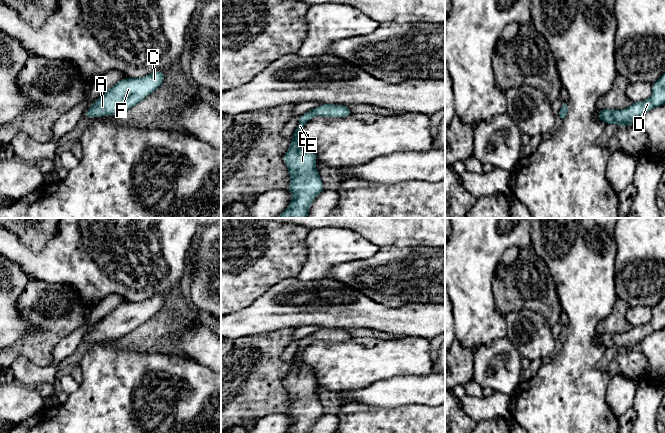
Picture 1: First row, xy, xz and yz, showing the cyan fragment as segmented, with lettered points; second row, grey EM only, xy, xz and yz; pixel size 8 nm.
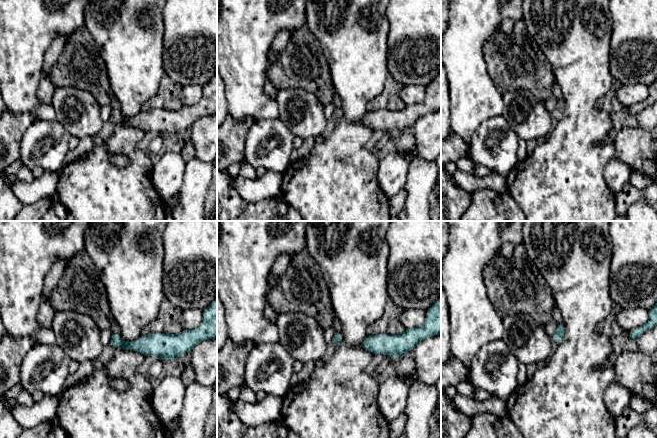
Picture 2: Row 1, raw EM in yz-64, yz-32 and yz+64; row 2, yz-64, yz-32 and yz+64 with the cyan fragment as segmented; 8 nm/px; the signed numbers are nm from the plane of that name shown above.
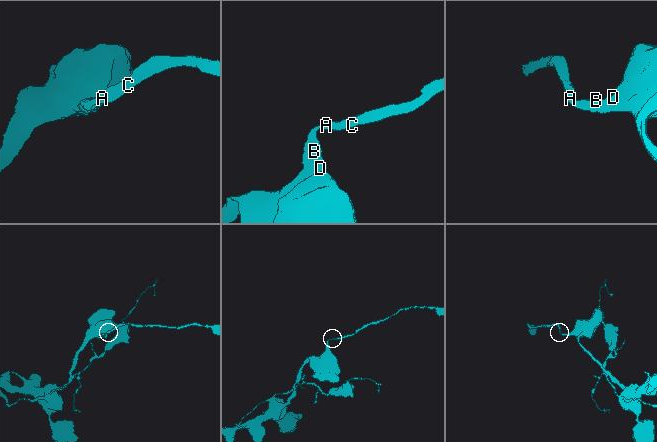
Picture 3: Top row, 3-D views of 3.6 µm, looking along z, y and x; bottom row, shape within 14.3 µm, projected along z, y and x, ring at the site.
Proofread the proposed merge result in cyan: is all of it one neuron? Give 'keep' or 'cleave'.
keep

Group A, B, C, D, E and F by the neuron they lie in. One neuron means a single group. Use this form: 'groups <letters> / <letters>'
groups A B C D E F

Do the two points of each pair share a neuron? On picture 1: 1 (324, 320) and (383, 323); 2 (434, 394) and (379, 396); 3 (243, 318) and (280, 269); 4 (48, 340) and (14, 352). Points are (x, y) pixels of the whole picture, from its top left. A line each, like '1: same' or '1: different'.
1: same
2: same
3: different
4: same

